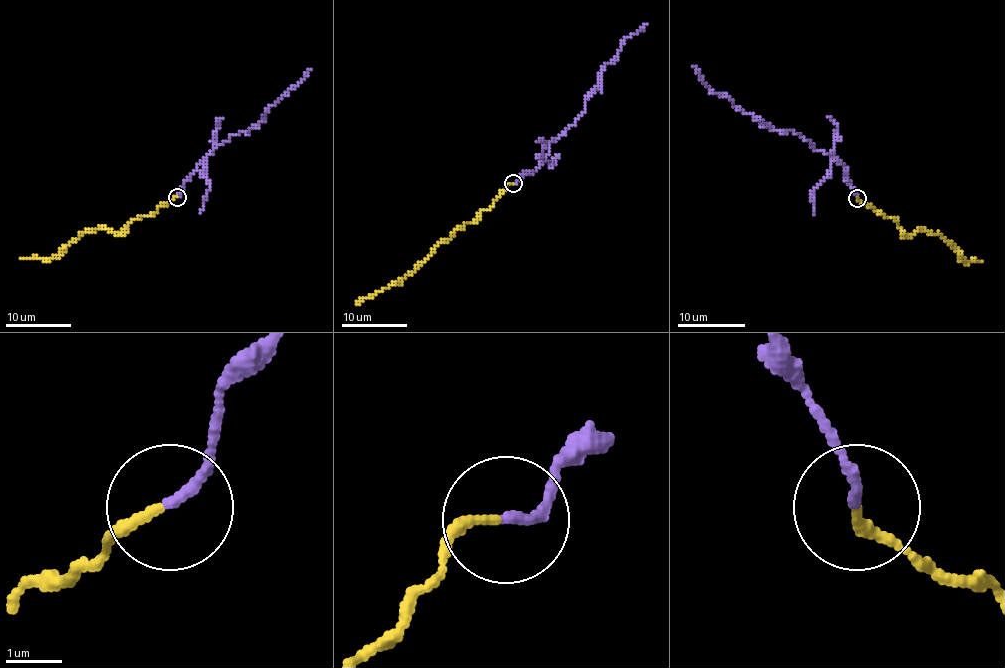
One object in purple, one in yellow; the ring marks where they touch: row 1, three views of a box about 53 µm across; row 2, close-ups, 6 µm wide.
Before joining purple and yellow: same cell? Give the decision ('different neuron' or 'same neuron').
different neuron

